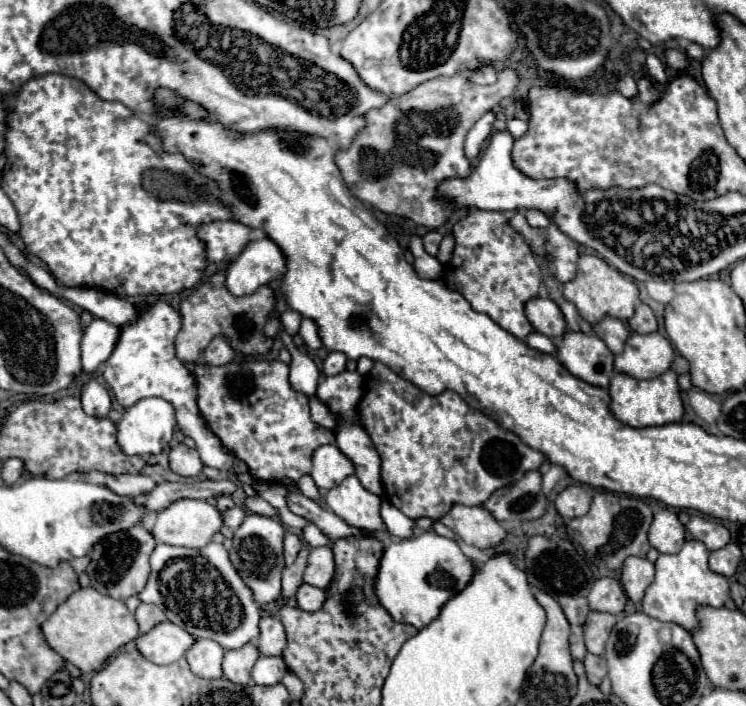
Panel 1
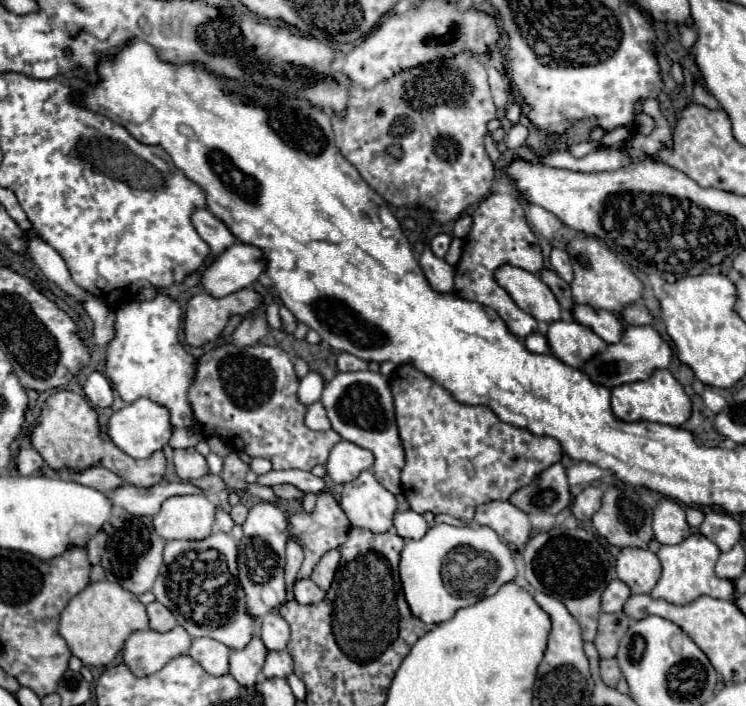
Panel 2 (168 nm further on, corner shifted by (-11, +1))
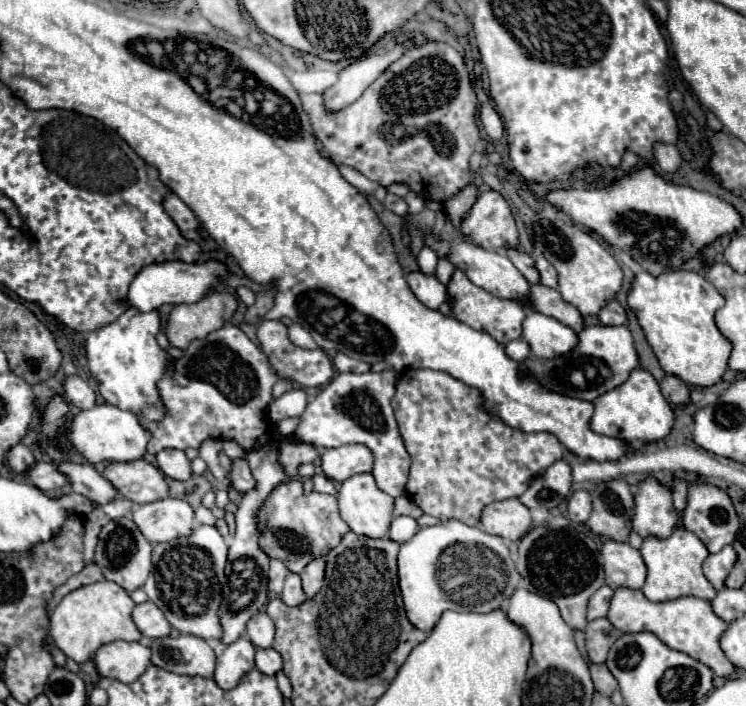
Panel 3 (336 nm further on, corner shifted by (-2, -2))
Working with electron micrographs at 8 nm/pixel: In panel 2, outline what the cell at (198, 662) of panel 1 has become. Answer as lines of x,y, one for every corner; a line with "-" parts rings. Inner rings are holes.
193,638
189,656
203,666
211,676
223,676
229,672
229,648
211,638

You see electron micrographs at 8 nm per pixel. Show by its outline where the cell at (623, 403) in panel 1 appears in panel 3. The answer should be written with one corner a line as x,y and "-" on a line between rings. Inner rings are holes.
644,369
632,371
630,379
620,387
594,399
594,415
590,421
592,431
608,437
622,437
626,441
658,441
670,433
674,425
674,409
662,395
658,381

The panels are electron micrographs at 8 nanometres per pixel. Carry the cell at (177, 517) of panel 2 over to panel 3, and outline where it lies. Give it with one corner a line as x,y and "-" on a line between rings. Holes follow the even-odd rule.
172,497
140,505
132,519
152,545
186,537
194,531
196,525
192,505

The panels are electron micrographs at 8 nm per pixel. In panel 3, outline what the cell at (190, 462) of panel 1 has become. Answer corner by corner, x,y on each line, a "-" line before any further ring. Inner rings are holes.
166,449
160,451
156,455
158,461
158,469
170,477
170,479
178,479
178,481
188,481
192,477
192,469
190,469
190,459
186,457
184,451
180,449

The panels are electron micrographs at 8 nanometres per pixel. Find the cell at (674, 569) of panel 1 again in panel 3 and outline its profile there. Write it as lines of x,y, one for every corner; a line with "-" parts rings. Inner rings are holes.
680,527
680,529
674,529
674,533
668,539
646,537
640,553
642,553
644,563
648,567
646,585
642,587
642,593
646,595
646,599
650,599
650,601
672,601
672,599
680,599
686,595
706,599
706,601
714,599
716,589
712,587
712,583
702,573
702,563
708,557
708,549
692,531

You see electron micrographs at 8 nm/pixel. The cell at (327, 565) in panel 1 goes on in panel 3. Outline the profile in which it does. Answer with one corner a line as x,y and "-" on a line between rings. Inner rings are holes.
318,557
318,559
312,559
312,561
304,567
304,571
300,573
300,577
302,577
302,587
304,587
308,599
312,599
312,597
320,591
322,583
324,583
324,567
326,567
324,559

